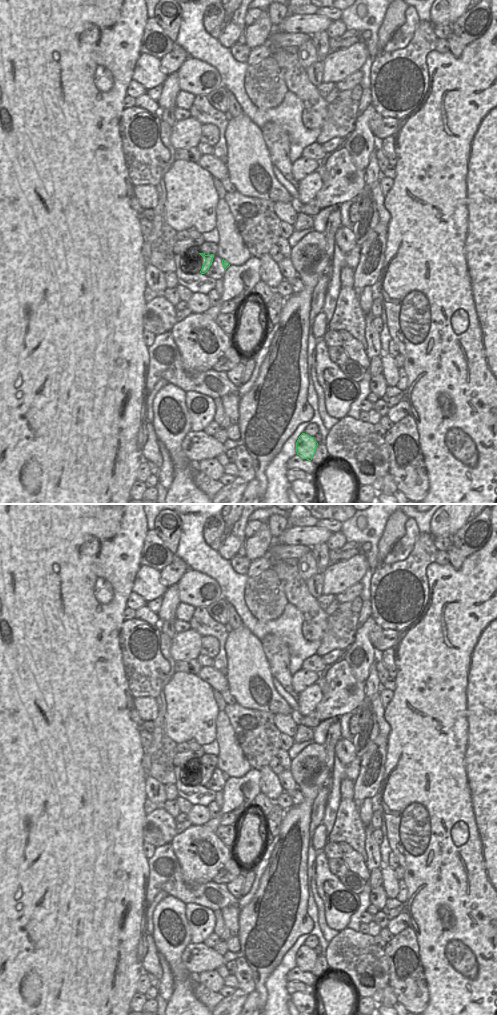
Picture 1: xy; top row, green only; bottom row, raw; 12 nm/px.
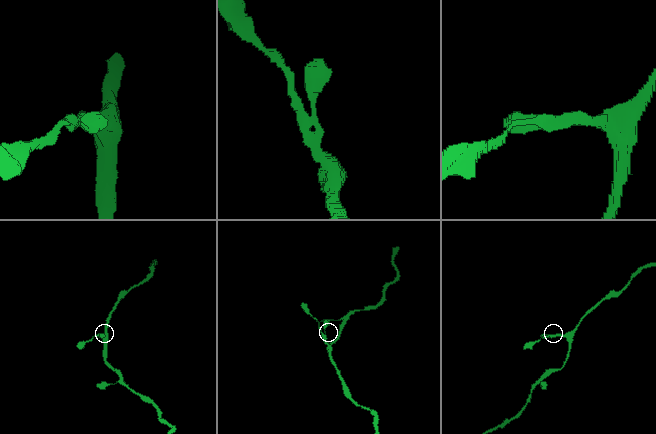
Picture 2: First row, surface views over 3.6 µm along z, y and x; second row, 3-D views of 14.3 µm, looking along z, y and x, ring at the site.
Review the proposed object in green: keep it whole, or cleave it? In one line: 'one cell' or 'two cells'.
one cell

